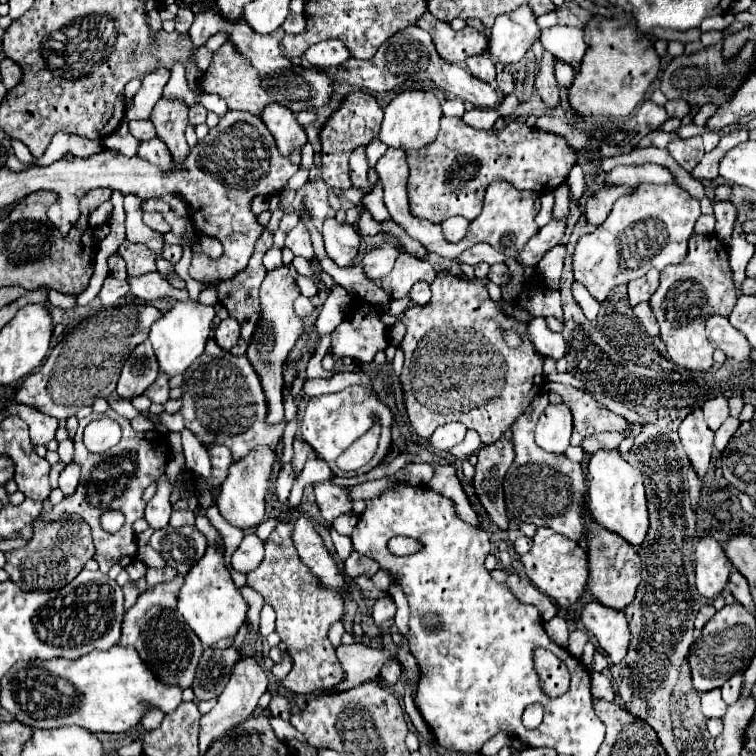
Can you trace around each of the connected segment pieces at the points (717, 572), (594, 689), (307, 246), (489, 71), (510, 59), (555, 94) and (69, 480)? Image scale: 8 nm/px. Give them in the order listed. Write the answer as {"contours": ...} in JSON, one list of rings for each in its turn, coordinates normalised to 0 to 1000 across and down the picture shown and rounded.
{"contours":[[[[940,709],[927,712],[919,735],[922,735],[922,746],[919,746],[922,780],[927,788],[943,794],[956,783],[970,746],[962,738],[954,720]]],[[[794,889],[782,890],[782,917],[784,923],[795,923],[795,926],[811,926],[811,910],[806,897]]],[[[396,294],[377,315],[377,328],[382,328],[390,339],[401,339],[406,344],[414,341],[414,325],[411,325],[411,315],[409,307],[403,302],[401,294]]],[[[631,71],[631,74],[623,74],[615,79],[620,95],[639,106],[639,108],[652,108],[655,106],[655,85],[649,82],[649,77],[644,71]]],[[[692,5],[679,16],[657,21],[655,34],[647,40],[647,71],[663,85],[687,82],[713,48],[716,37],[710,34],[710,21]]],[[[726,69],[718,71],[718,85],[716,85],[710,106],[708,106],[708,116],[716,127],[716,132],[721,135],[721,140],[726,140],[726,143],[739,140],[739,135],[742,135],[739,114],[737,114],[734,98],[731,98],[731,79],[734,79],[731,71],[726,71]]],[[[97,611],[89,614],[86,622],[81,624],[81,630],[78,630],[78,646],[83,648],[86,656],[99,651],[99,646],[104,640],[104,627],[107,627],[107,619],[104,619],[104,614],[97,614]]]]}

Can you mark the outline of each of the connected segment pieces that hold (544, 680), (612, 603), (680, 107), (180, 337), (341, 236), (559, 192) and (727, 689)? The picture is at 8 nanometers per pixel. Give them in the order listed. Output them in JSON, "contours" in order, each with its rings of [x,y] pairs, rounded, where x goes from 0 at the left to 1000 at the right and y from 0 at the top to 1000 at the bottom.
{"contours":[[[[710,860],[708,862],[708,884],[716,894],[716,905],[721,915],[730,923],[745,919],[754,907],[755,894],[749,880],[737,873],[729,862]]],[[[776,688],[776,698],[779,698],[779,720],[776,720],[779,770],[774,780],[782,783],[787,794],[795,796],[798,802],[824,807],[827,802],[837,796],[840,780],[848,770],[848,754],[851,754],[848,738],[843,728],[829,714],[824,714],[819,706],[811,706],[795,698],[792,693],[784,693],[782,688]]],[[[898,130],[898,132],[882,132],[880,146],[885,148],[885,153],[906,156],[906,153],[914,148],[914,140],[911,140],[911,135],[906,135],[906,132]]],[[[247,397],[247,399],[231,399],[231,405],[200,431],[197,450],[210,476],[213,492],[224,497],[242,495],[250,487],[250,481],[269,468],[282,421],[284,421],[283,405],[266,402],[263,397]]],[[[433,288],[427,296],[427,317],[433,339],[448,354],[464,354],[475,336],[475,307],[464,296],[446,296],[443,288]]],[[[742,243],[737,251],[731,251],[731,257],[734,257],[731,288],[745,291],[745,286],[750,286],[750,280],[753,280],[753,251],[747,243]]],[[[975,892],[975,894],[967,894],[956,907],[954,907],[954,915],[956,915],[956,926],[962,931],[970,931],[978,918],[980,918],[980,907],[983,907],[983,894]]]]}

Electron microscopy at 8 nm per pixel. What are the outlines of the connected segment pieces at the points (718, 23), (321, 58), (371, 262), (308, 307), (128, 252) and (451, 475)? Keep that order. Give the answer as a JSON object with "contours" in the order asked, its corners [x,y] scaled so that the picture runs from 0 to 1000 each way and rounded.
{"contours":[[[[954,19],[954,21],[938,21],[927,29],[925,40],[935,42],[935,40],[959,40],[964,32],[970,29],[970,19]]],[[[427,53],[427,56],[411,58],[403,66],[403,77],[409,79],[409,85],[427,90],[427,93],[446,90],[446,87],[456,85],[462,79],[462,74],[464,71],[451,53]]],[[[512,317],[504,325],[493,328],[491,333],[485,333],[480,339],[480,352],[483,352],[483,362],[491,370],[504,370],[507,365],[512,365],[520,357],[520,349],[525,344],[525,339],[530,336],[530,328],[525,325],[522,317]]],[[[396,392],[396,394],[390,397],[390,413],[393,413],[398,421],[409,418],[409,415],[414,413],[414,402],[411,402],[411,397],[403,394],[403,392]]],[[[163,320],[157,325],[157,339],[168,347],[168,362],[171,365],[187,365],[205,357],[205,339],[200,331],[189,328],[187,323]]],[[[594,614],[578,616],[578,619],[575,619],[575,627],[573,627],[573,632],[567,635],[565,643],[567,643],[570,648],[575,648],[578,653],[594,659],[594,661],[602,667],[604,683],[607,683],[612,690],[623,693],[626,698],[634,698],[634,685],[631,685],[631,680],[626,677],[626,672],[623,672],[623,667],[620,667],[620,661],[618,661],[618,656],[615,656],[615,651],[612,651],[610,638],[607,638],[607,632],[604,632],[602,624],[604,624],[604,622],[602,622],[599,616],[594,616]]]]}

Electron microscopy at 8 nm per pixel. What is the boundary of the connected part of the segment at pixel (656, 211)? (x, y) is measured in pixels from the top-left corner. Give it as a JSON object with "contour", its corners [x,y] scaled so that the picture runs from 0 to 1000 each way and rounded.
{"contour":[[[848,243],[835,259],[816,265],[800,296],[766,315],[758,333],[761,373],[769,373],[787,397],[798,399],[813,378],[848,368],[861,354],[877,357],[885,349],[898,349],[906,341],[909,317],[925,286],[925,267],[903,249],[893,243]]]}

